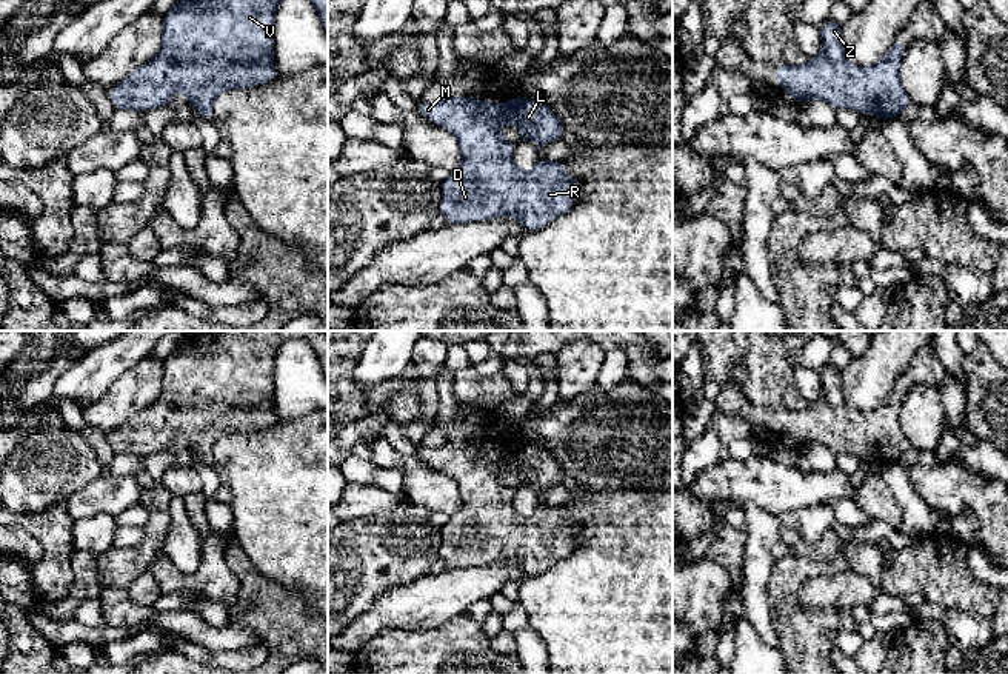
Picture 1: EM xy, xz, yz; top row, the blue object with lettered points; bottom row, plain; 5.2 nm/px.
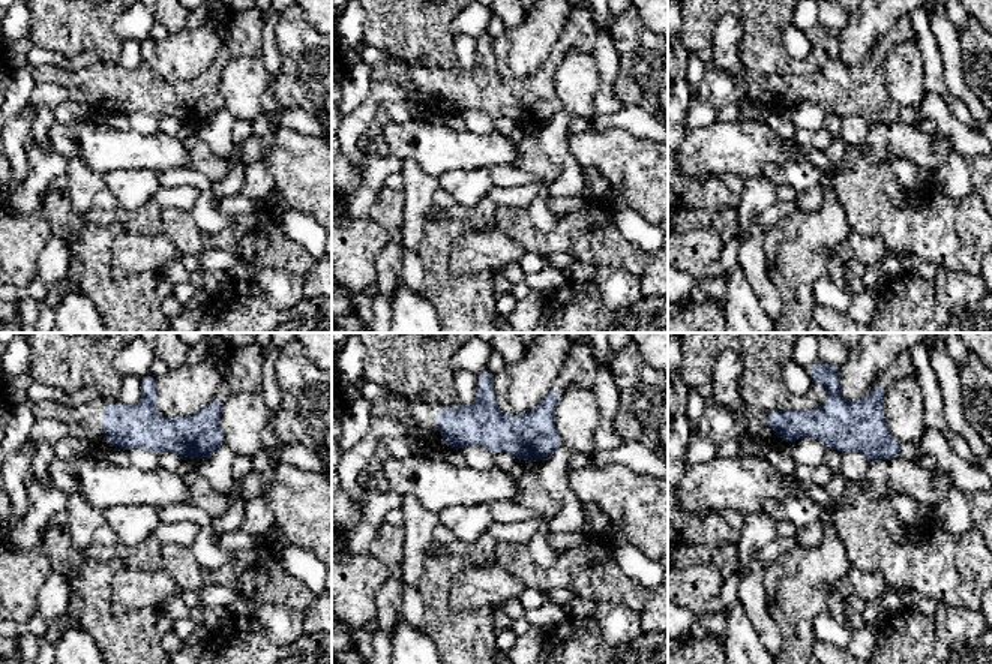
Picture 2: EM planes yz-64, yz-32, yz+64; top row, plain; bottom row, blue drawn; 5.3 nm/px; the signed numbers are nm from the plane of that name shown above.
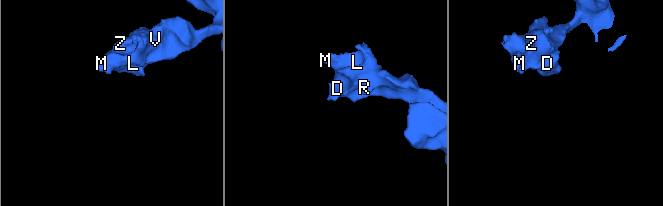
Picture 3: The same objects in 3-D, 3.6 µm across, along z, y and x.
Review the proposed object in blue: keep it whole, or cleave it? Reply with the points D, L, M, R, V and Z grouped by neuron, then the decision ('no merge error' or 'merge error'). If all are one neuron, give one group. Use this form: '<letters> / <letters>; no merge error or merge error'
D L M R V Z; no merge error

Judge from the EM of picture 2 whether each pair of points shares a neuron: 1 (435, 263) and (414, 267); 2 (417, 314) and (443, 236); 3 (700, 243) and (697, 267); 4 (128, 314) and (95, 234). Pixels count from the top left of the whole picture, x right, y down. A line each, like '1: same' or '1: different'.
1: different
2: different
3: same
4: same

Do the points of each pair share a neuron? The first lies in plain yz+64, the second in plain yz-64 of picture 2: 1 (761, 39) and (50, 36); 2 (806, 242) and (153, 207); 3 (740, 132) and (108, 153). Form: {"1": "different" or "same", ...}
{"1": "same", "2": "different", "3": "same"}

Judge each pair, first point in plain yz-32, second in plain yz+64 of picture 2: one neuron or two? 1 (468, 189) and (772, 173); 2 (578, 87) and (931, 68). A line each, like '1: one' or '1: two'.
1: one
2: two

